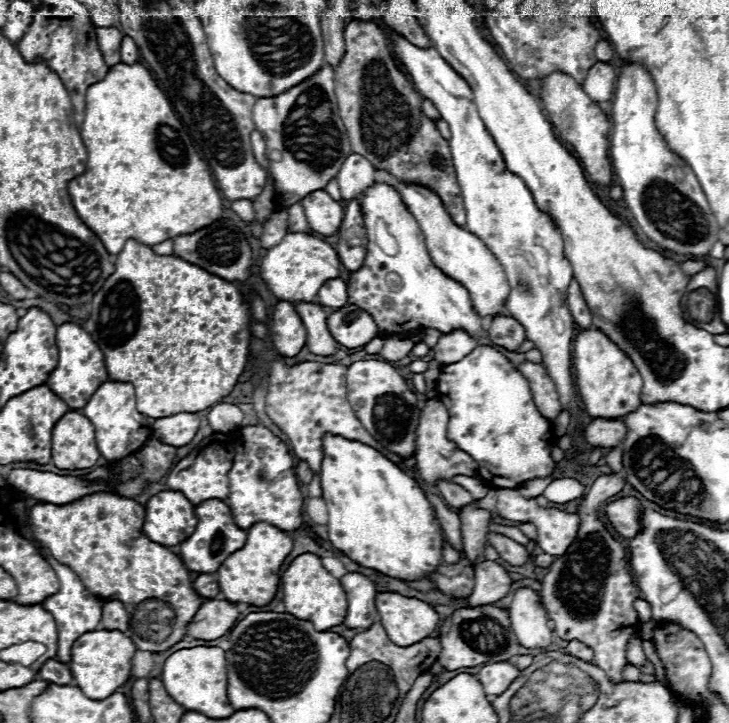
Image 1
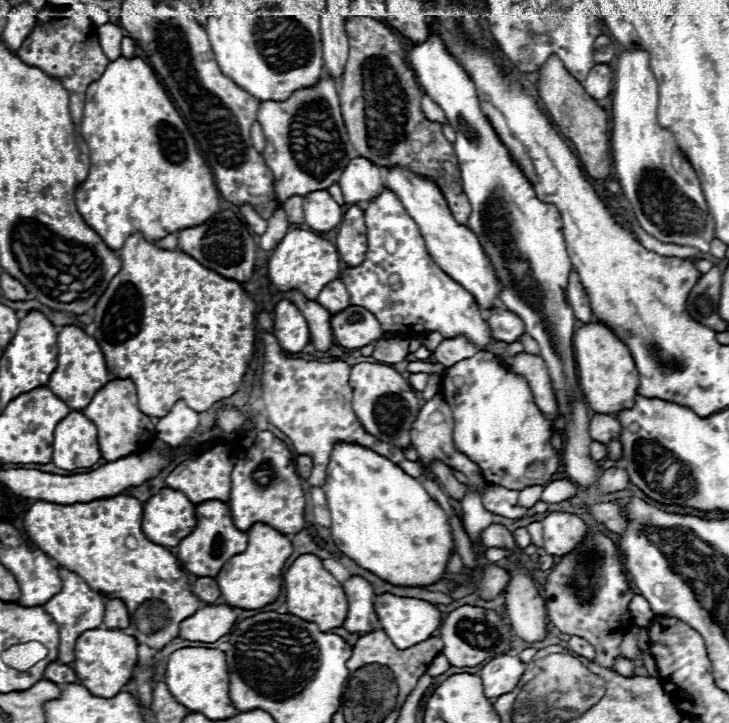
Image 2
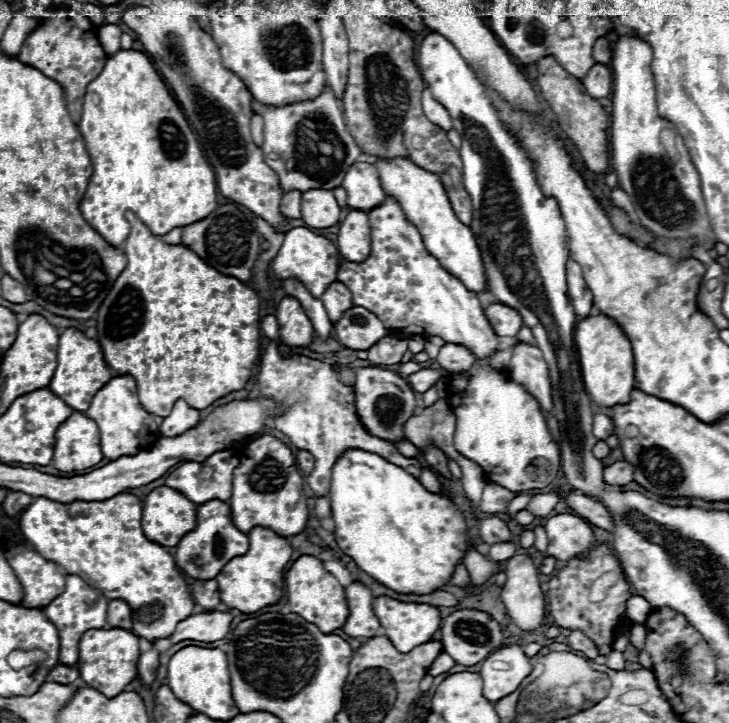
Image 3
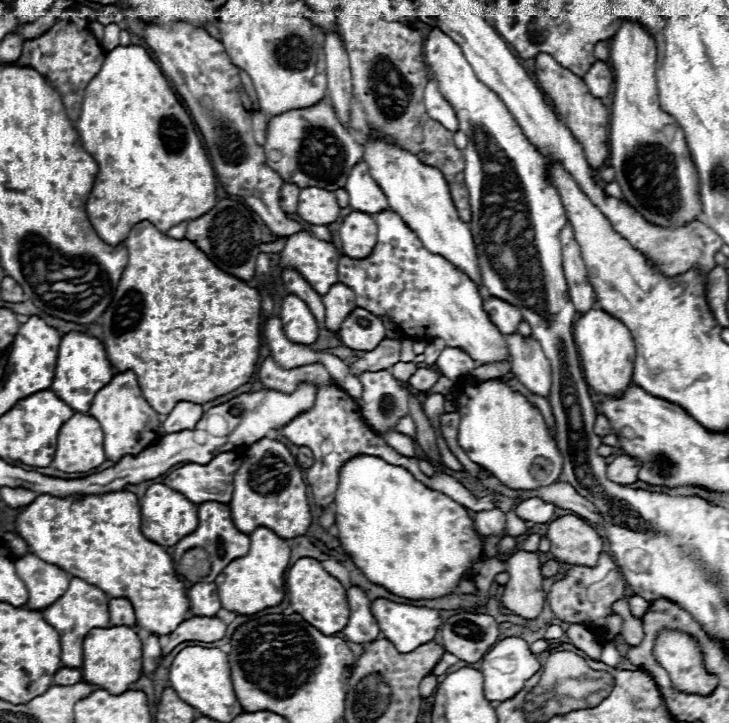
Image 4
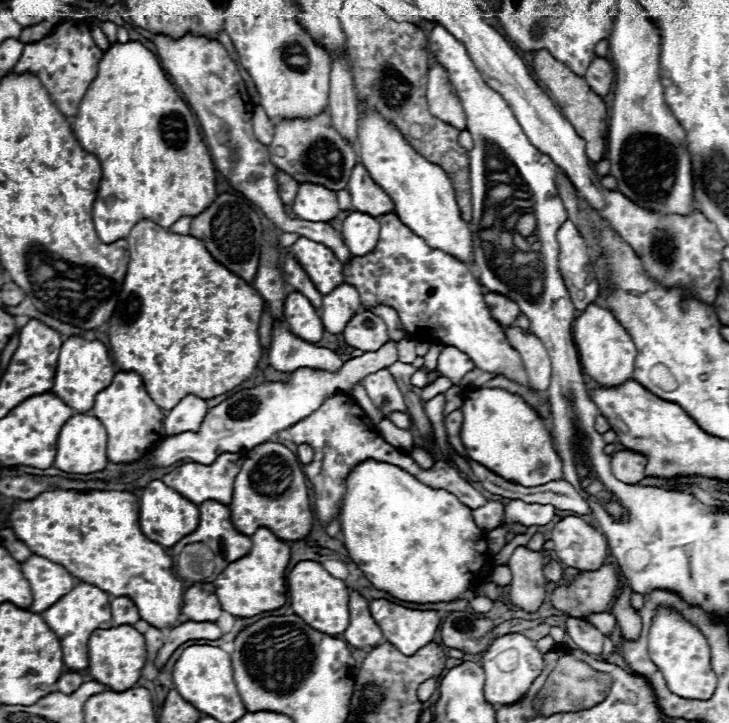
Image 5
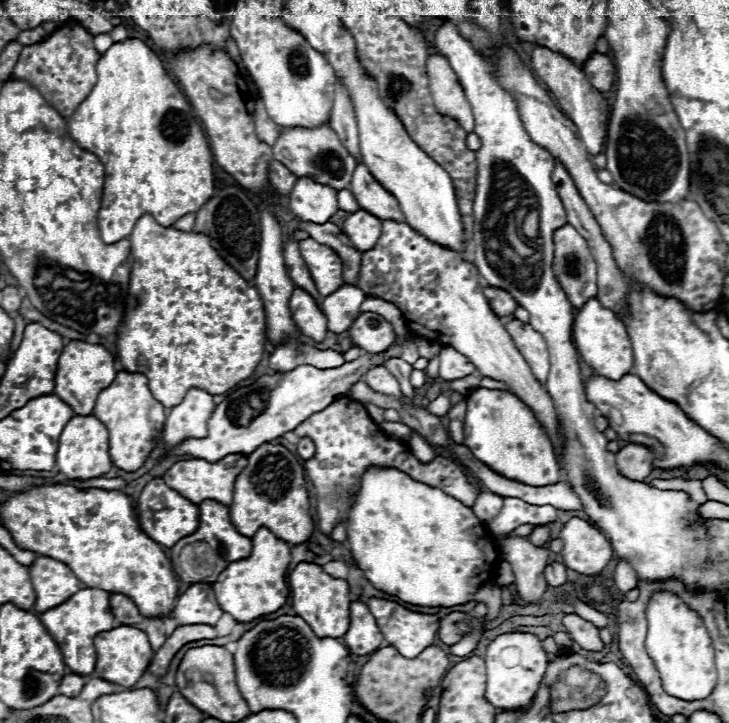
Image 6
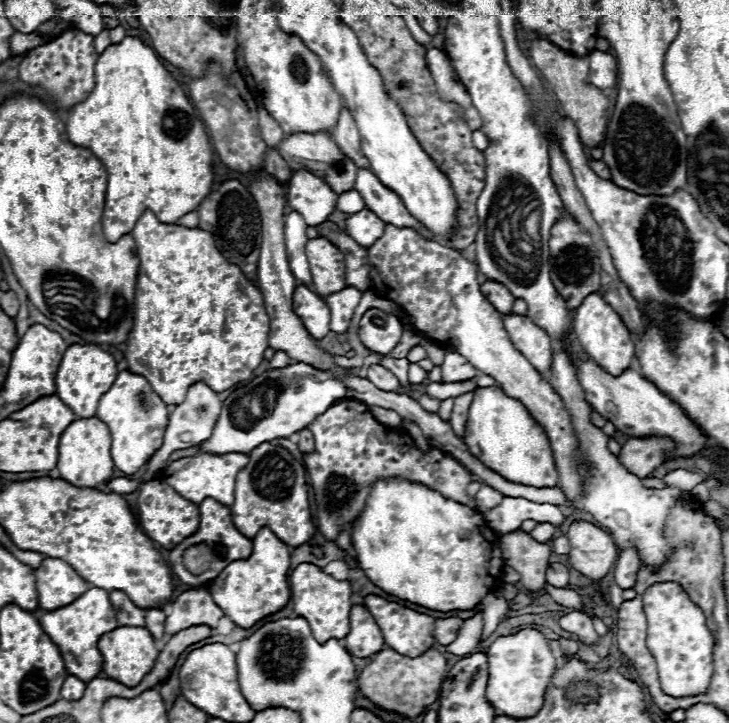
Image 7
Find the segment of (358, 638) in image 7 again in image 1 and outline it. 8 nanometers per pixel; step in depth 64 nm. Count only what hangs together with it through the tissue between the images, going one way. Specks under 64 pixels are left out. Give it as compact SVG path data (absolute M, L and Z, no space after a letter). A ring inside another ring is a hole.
M348 572L340 578L342 588L348 596L348 610L344 624L348 628L368 628L378 620L376 612L376 586L364 574Z

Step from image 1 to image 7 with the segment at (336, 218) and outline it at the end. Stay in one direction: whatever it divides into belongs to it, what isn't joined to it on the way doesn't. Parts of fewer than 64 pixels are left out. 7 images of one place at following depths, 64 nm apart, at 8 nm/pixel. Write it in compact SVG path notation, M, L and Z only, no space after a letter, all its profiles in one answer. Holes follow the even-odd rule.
M306 170L294 172L286 190L288 206L302 214L308 226L326 222L328 216L336 210L336 198L338 194L334 194L334 190L330 190L322 178Z

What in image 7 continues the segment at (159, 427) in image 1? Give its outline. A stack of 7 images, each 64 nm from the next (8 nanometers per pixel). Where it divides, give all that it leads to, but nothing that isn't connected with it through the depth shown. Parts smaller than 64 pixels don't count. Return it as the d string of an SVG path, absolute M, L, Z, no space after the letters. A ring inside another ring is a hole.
M198 382L198 384L192 384L188 388L188 394L184 398L182 404L178 404L172 412L170 412L170 422L166 426L166 434L164 434L164 442L160 446L160 450L150 458L148 462L148 470L146 474L142 476L144 480L152 480L160 470L162 466L168 462L168 456L174 452L174 450L180 450L180 448L190 448L194 444L200 444L204 440L208 440L212 436L212 428L214 428L214 422L220 414L220 408L222 408L222 400L218 398L218 392L214 392L212 388L208 388L204 382Z

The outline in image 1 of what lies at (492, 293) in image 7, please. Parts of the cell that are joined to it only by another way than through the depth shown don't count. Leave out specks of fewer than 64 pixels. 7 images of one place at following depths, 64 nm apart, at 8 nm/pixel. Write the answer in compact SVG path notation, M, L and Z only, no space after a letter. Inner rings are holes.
M498 316L492 320L490 324L490 340L496 344L496 346L502 346L510 352L518 352L518 348L522 346L522 342L526 340L526 330L524 326L510 318L510 316Z

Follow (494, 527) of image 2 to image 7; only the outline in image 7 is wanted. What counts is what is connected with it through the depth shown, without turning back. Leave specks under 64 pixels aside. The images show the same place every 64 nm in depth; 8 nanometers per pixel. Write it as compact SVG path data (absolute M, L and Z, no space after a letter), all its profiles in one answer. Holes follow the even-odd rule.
M482 486L480 490L478 490L478 494L476 494L476 510L480 512L480 514L486 514L486 510L492 510L494 506L498 506L498 502L502 502L502 494L500 492L496 492L494 488L490 488L490 486Z

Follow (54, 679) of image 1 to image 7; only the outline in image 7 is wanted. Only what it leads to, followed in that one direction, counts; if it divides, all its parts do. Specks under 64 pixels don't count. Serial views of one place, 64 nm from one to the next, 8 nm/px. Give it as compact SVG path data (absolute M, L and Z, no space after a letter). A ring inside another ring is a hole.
M68 676L62 684L62 694L60 696L66 698L66 700L78 700L84 694L84 688L86 688L86 682L82 682L76 676Z

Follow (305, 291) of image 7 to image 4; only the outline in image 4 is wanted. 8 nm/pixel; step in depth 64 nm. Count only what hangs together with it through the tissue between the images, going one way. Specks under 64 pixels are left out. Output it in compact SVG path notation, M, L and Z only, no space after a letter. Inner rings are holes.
M290 294L282 300L280 322L282 322L284 334L290 342L312 344L318 338L320 328L318 328L314 316L310 314L308 306L294 294Z

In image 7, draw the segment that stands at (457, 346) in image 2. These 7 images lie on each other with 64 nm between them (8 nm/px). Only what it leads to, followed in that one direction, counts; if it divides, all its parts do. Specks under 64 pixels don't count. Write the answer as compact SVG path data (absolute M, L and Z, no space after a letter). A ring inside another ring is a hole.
M446 350L444 362L442 362L442 382L462 382L470 380L478 374L478 370L466 362L456 350Z

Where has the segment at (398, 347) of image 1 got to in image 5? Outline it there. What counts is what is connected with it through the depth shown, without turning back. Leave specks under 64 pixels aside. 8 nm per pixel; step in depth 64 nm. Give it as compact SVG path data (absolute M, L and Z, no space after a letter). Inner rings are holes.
M390 340L376 352L364 352L358 358L348 360L340 372L326 372L326 370L314 370L314 368L298 368L292 374L292 380L288 384L282 382L270 382L260 384L250 390L240 390L232 398L224 400L222 404L208 410L206 418L202 420L202 426L198 432L182 432L176 436L166 436L162 442L150 452L148 456L148 468L168 468L178 460L192 460L202 464L212 464L220 454L224 452L240 452L240 450L252 450L254 446L270 440L272 434L290 428L298 420L312 414L322 400L328 394L334 394L338 390L350 392L350 388L360 382L366 374L374 370L388 368L398 360L396 342ZM248 404L248 406L246 406ZM246 406L246 408L244 408ZM236 408L242 412L236 414Z

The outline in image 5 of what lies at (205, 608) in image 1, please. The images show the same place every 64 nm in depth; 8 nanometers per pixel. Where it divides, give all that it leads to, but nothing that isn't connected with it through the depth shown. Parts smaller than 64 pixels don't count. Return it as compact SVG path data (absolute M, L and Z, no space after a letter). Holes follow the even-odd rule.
M182 622L176 628L172 628L168 642L158 650L156 668L162 668L164 662L170 658L170 654L188 640L218 640L222 636L222 630L216 622Z

